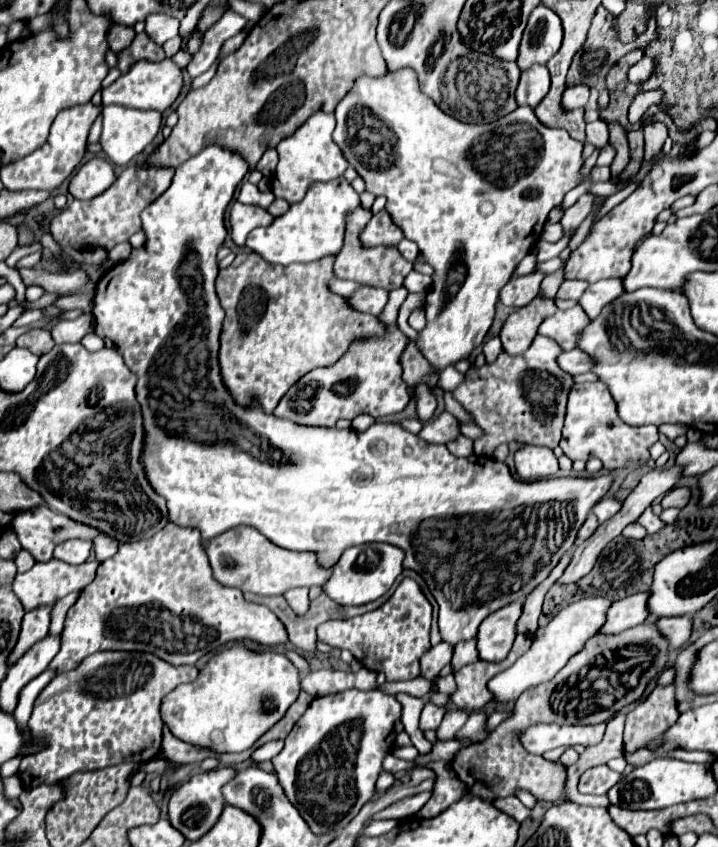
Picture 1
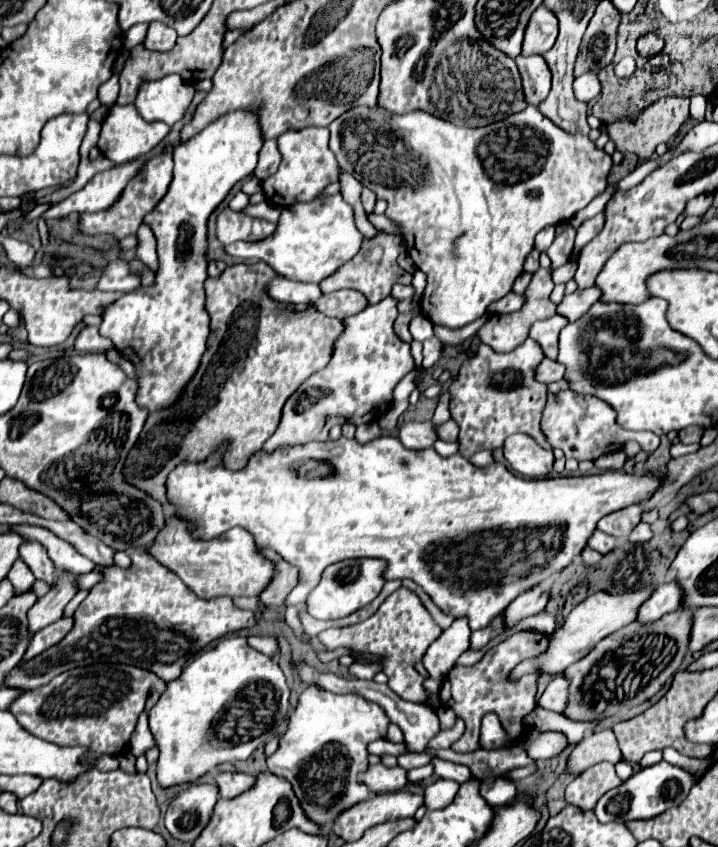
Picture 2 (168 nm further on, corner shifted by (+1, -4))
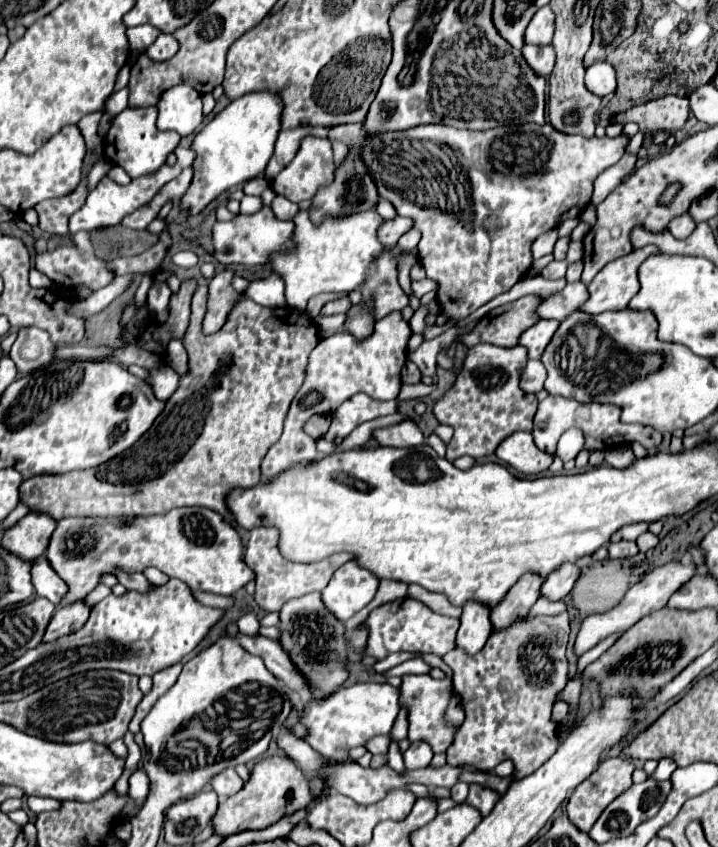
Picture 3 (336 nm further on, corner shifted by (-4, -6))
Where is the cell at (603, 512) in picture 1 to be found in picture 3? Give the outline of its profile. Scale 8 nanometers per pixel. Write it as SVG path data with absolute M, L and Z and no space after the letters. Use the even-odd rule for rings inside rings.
M637 523L637 525L625 525L625 529L617 529L617 533L613 533L611 541L621 541L621 539L629 539L635 541L641 533L645 533L649 527L649 523Z

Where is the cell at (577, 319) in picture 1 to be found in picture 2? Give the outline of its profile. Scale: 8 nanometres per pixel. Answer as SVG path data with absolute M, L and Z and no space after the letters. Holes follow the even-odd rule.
M554 315L552 319L544 319L544 321L536 321L530 327L530 337L542 347L544 357L548 359L556 359L556 339L560 333L560 327L564 327L564 323L568 323L562 315Z

